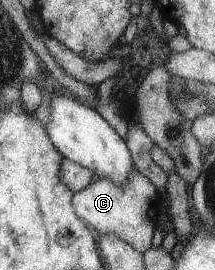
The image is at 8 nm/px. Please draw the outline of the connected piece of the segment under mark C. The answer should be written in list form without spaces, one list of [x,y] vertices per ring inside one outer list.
[[[136,166],[122,184],[114,184],[110,176],[104,176],[96,178],[84,190],[72,194],[74,213],[95,235],[116,234],[140,254],[146,253],[152,246],[152,237],[159,218],[159,202],[160,196],[154,184]]]

